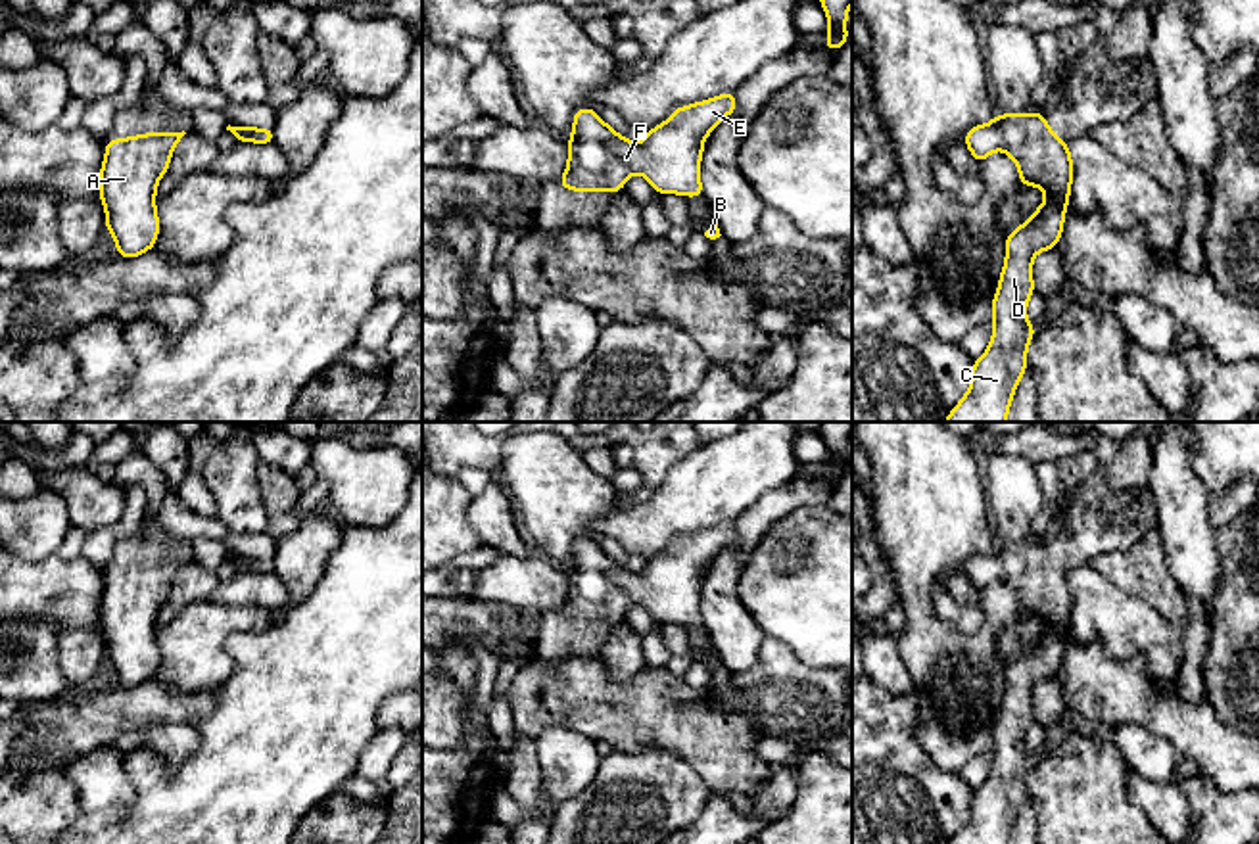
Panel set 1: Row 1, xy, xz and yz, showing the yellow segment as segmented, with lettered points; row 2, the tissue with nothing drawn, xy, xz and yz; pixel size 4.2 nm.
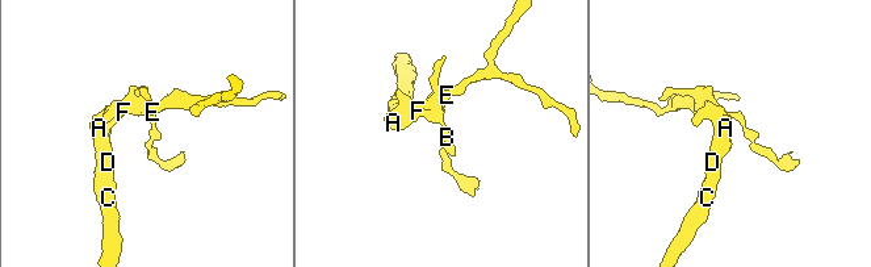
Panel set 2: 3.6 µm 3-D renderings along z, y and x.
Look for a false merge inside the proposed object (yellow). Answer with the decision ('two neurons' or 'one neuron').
one neuron

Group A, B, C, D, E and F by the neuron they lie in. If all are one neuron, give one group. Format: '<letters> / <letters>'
A B C D E F

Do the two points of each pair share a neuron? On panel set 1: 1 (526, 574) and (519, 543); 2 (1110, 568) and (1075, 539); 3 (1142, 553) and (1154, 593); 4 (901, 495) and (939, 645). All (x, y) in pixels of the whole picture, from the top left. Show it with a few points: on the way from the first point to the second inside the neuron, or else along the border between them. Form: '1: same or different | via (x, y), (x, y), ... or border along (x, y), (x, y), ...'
1: different | border along (505, 553), (517, 557), (530, 555)
2: different | border along (1139, 539), (1127, 549), (1102, 551), (1087, 562)
3: same | via (1142, 562), (1142, 574), (1152, 584)
4: same | via (916, 532), (918, 609)

